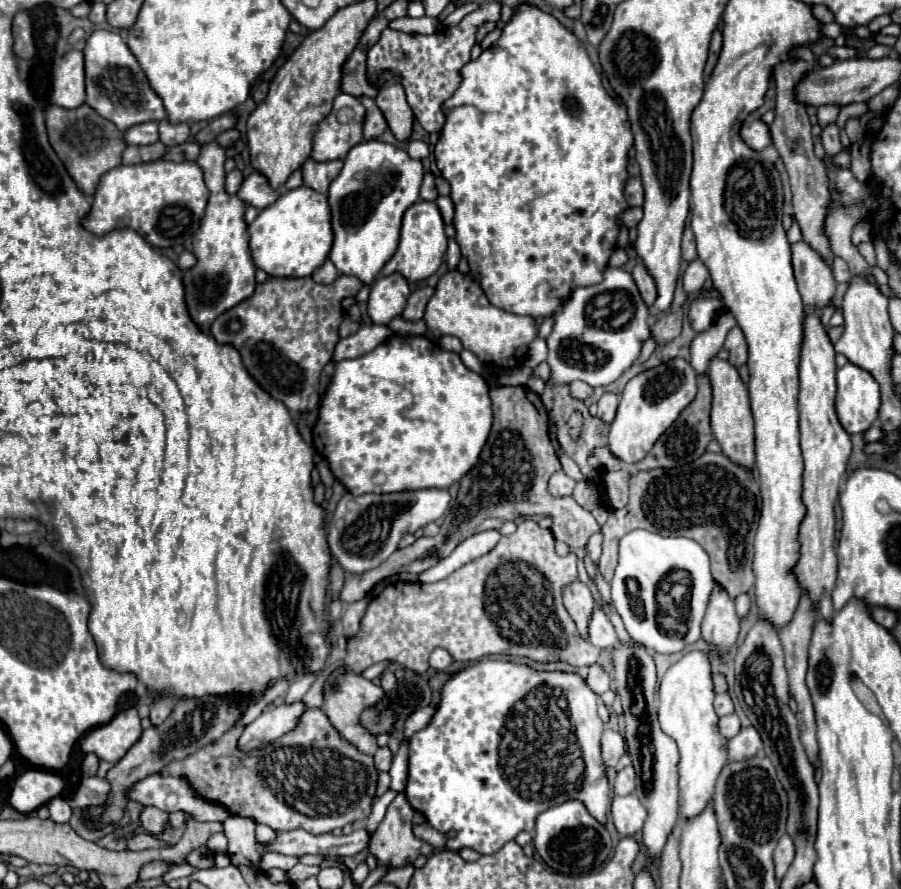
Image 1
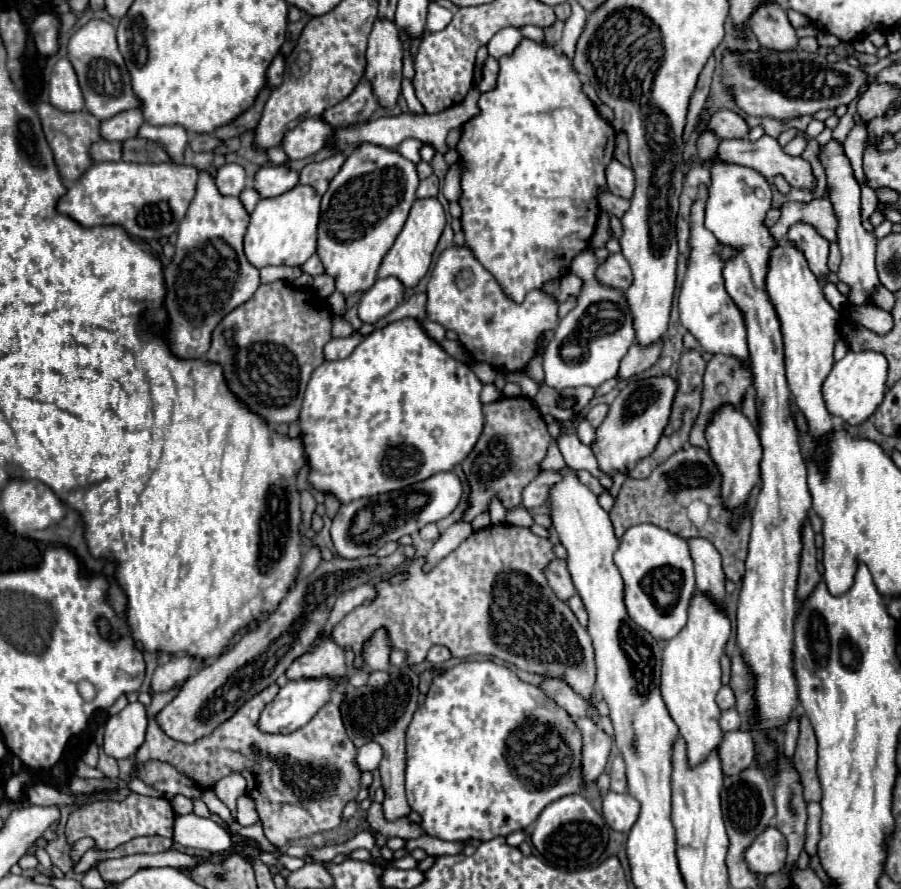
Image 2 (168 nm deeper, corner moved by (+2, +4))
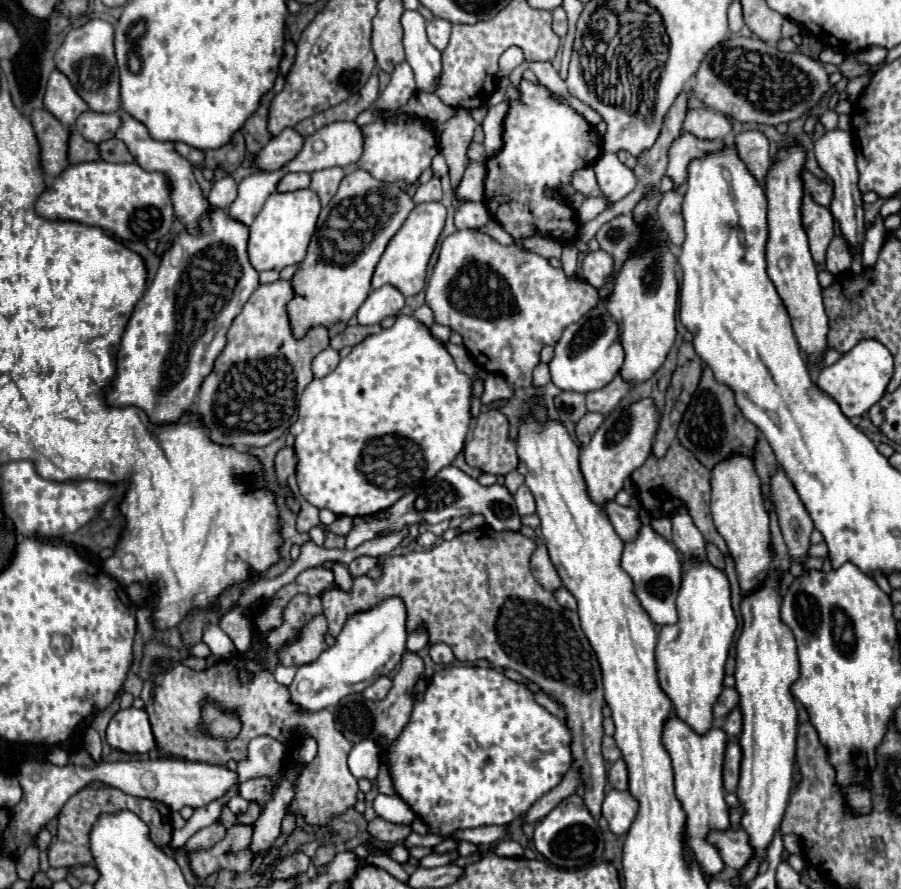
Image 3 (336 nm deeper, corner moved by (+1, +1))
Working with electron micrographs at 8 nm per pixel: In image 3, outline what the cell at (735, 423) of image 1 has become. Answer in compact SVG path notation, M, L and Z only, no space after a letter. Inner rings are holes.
M732 455L732 459L724 459L724 463L716 463L712 469L712 517L718 533L728 543L730 555L736 563L738 579L742 593L754 591L760 581L770 571L772 555L768 551L770 545L770 527L768 527L768 511L764 507L764 499L760 493L760 479L754 467L754 459L750 455Z

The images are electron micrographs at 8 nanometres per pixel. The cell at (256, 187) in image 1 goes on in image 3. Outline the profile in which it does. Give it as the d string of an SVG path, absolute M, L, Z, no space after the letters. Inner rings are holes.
M288 173L280 179L276 191L278 193L288 193L288 191L298 191L306 189L310 185L310 175L308 173Z

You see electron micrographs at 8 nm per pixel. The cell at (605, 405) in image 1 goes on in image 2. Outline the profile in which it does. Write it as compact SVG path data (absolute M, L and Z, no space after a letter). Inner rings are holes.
M595 404L589 412L587 412L587 422L593 426L593 428L597 428L603 420L605 420L605 416L607 416L607 406L605 404Z

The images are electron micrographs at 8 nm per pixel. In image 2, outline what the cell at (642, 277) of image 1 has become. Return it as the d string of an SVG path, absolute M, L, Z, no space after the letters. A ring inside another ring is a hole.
M609 254L609 258L597 266L595 274L601 284L611 288L623 290L631 284L631 268L627 260L623 260L623 254Z

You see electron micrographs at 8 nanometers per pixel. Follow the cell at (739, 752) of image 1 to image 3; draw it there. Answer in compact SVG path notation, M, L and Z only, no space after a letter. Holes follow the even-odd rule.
M730 741L726 747L726 759L724 759L724 789L726 791L736 791L738 787L740 761L742 761L742 749L738 741Z

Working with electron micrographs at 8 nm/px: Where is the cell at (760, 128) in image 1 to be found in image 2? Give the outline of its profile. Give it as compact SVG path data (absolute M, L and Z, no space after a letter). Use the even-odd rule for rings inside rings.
M717 110L707 120L707 130L711 130L717 138L745 138L749 134L747 122L731 112L731 110Z

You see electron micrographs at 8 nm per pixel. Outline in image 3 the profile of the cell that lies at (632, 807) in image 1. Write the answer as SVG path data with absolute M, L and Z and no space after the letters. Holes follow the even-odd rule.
M612 789L606 793L606 799L602 803L602 815L608 819L608 827L614 835L624 835L628 831L628 827L632 825L632 819L636 817L636 813L638 813L638 803L628 791L614 791Z

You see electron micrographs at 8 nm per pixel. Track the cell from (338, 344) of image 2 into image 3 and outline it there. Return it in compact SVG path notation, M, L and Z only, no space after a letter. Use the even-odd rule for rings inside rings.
M326 347L322 353L316 355L316 359L312 361L312 371L314 371L314 377L324 377L328 375L330 371L336 369L336 365L340 363L340 353L332 347Z

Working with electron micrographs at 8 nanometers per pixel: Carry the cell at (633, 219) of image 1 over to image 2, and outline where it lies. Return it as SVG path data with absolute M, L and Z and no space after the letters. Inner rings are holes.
M601 190L601 192L599 192L597 204L599 204L599 208L601 208L603 212L615 214L615 216L619 216L619 218L621 218L623 212L627 212L627 208L629 208L629 202L627 202L625 198L617 198L615 194L611 194L611 192L607 192L607 190Z

